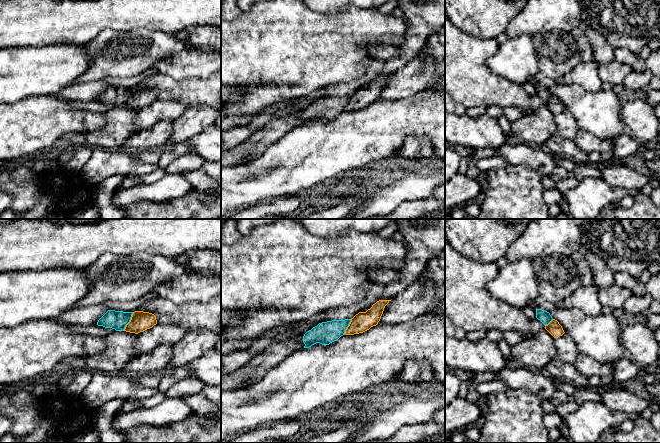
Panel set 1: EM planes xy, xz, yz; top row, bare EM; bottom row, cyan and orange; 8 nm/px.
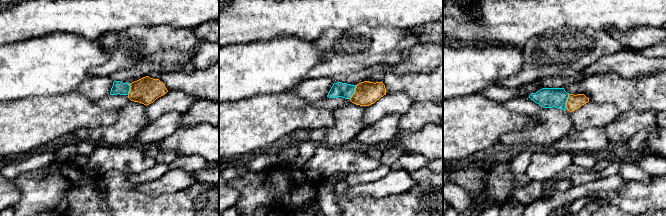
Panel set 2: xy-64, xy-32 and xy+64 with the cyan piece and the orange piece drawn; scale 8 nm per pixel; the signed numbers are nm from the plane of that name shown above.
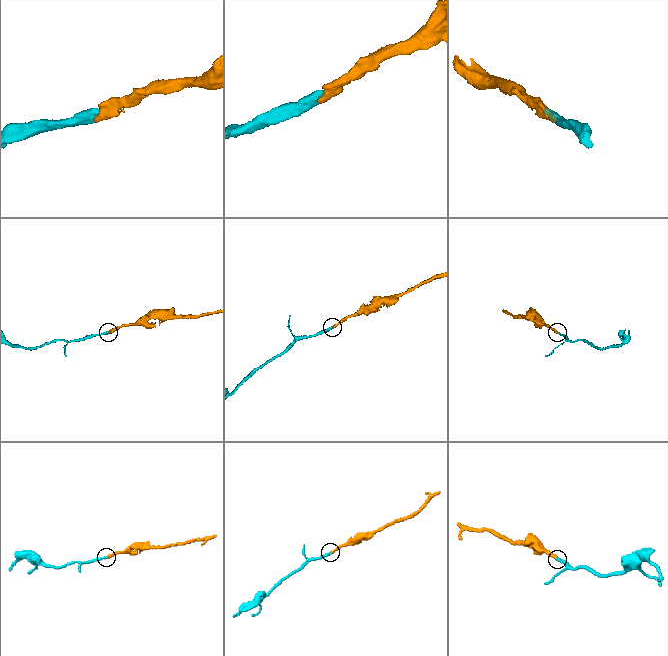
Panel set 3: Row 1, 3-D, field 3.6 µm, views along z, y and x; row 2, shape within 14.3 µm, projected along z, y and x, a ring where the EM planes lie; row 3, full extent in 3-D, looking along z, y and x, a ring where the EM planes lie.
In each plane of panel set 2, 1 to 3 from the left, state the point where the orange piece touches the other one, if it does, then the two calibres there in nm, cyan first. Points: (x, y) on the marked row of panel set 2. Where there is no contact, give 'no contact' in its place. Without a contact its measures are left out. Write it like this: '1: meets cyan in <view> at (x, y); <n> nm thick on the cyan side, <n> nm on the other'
1: meets cyan in xy-64 at (129, 89); 100 nm thick on the cyan side, 220 nm on the other
2: meets cyan in xy-32 at (354, 91); 120 nm thick on the cyan side, 190 nm on the other
3: meets cyan in xy+64 at (566, 101); 160 nm thick on the cyan side, 120 nm on the other

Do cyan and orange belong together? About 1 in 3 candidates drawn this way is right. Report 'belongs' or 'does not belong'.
belongs

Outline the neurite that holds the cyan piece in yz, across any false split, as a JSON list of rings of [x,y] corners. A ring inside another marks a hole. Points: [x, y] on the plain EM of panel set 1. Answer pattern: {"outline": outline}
{"outline": [[[536,84],[536,94],[545,101],[545,105],[554,114],[562,112],[565,109],[559,98],[553,95],[549,88]]]}

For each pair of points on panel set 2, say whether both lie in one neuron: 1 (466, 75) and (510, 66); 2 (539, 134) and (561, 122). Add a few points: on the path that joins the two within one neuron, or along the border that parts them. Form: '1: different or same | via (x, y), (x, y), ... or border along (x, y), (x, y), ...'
1: same | via (477, 68), (499, 63)
2: same | via (544, 131), (551, 124), (556, 123)

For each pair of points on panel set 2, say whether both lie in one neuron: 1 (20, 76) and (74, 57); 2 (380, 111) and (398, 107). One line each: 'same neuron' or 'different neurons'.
1: same neuron
2: same neuron

